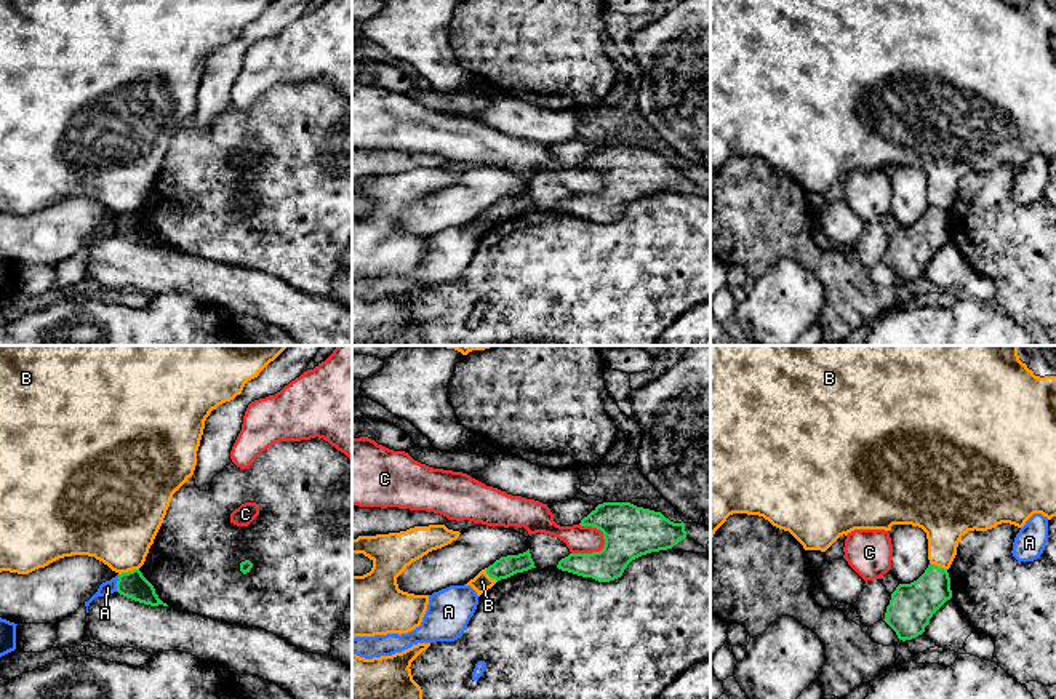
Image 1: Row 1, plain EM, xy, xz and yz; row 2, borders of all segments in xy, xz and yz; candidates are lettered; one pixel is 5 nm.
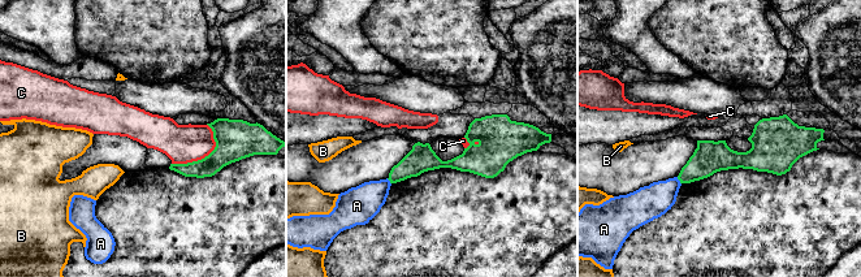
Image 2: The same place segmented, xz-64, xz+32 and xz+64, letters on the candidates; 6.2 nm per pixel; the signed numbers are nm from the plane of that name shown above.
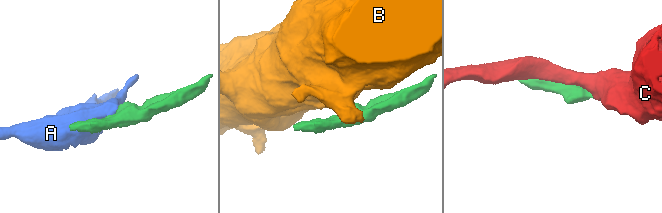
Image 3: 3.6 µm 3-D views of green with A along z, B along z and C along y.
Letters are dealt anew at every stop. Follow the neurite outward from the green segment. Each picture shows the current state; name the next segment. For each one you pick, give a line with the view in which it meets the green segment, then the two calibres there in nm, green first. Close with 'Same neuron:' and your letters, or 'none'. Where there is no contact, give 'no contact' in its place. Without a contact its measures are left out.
Same neuron: none

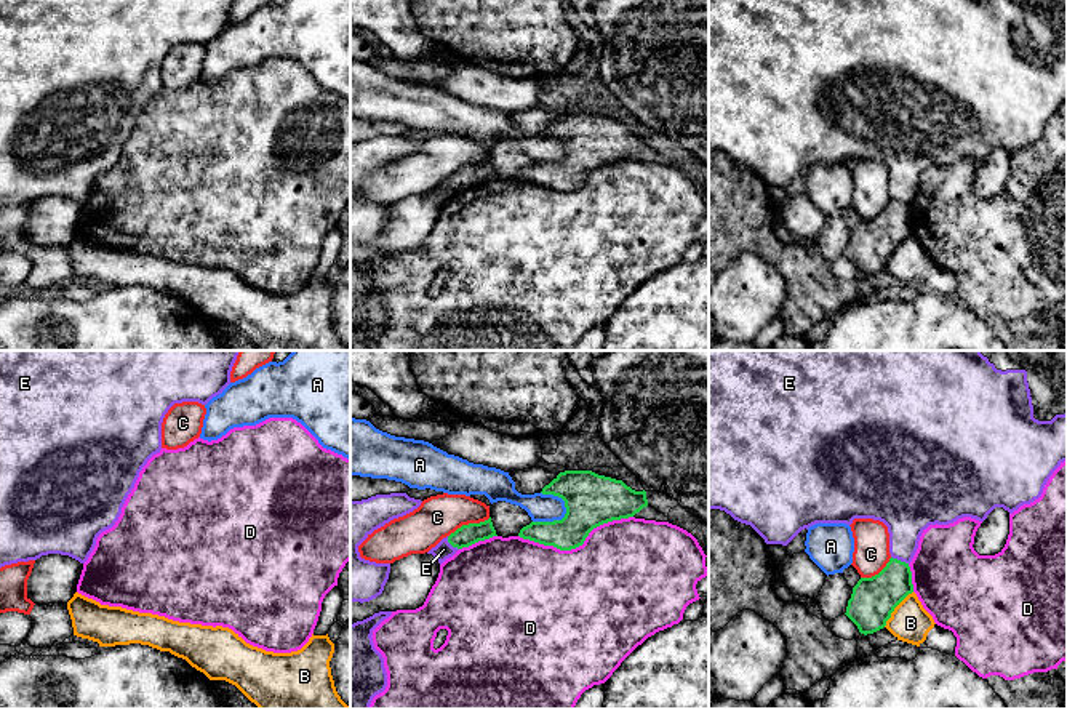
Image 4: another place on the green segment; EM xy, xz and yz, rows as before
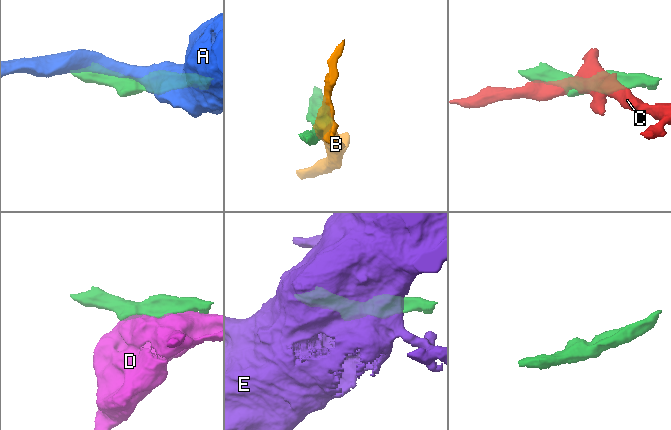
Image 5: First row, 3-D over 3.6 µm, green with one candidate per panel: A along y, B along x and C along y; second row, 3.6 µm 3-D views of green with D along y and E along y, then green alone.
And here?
Same neuron: none

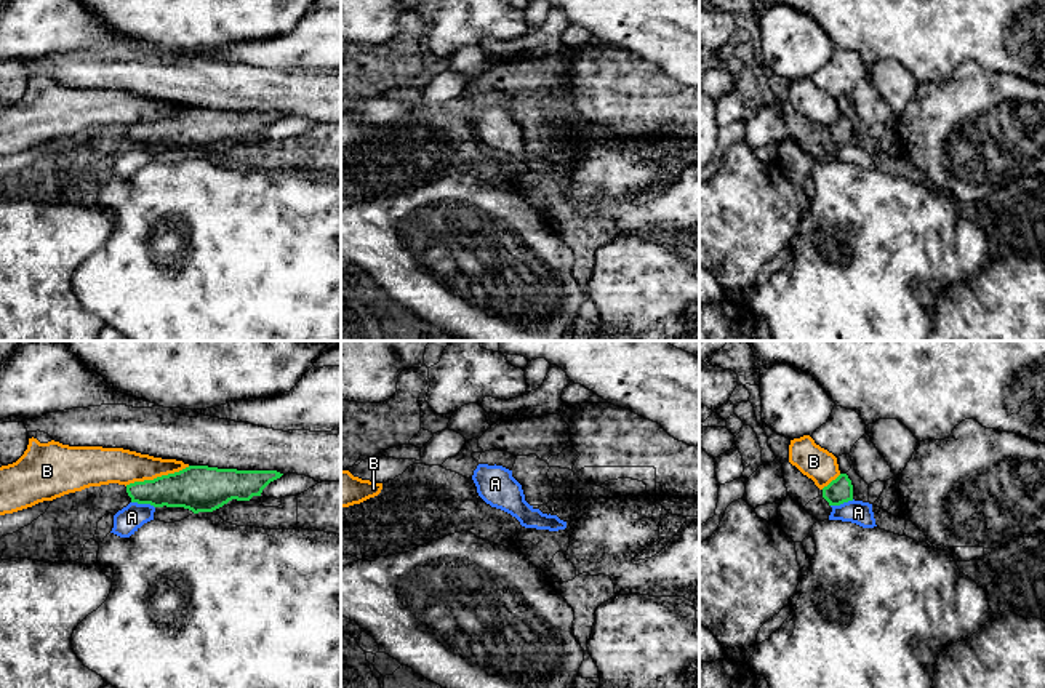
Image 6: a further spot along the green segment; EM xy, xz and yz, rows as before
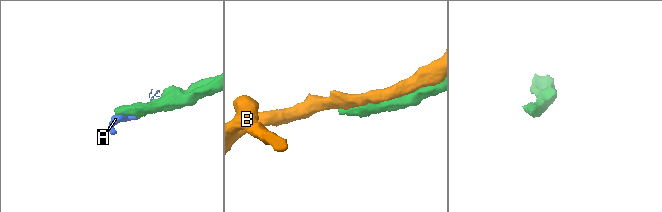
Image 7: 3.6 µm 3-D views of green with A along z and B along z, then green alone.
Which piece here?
Same neuron: none

